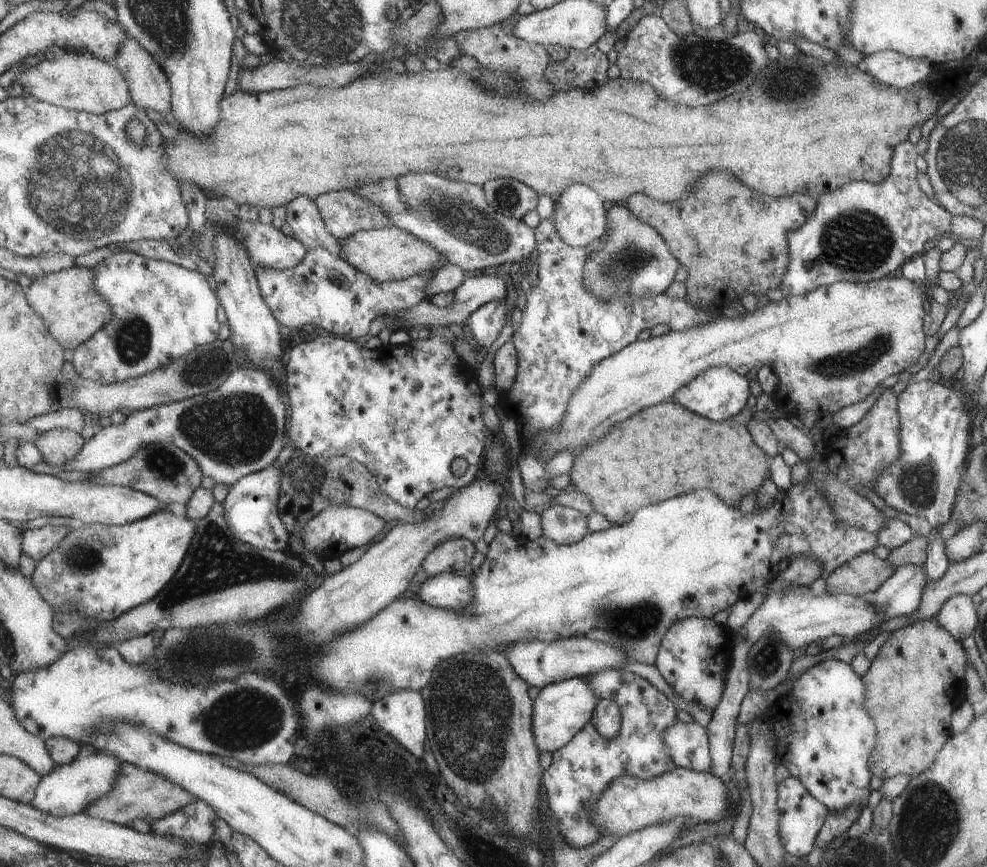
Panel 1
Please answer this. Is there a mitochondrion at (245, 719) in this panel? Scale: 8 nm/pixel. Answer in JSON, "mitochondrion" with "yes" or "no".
{"mitochondrion":"yes"}

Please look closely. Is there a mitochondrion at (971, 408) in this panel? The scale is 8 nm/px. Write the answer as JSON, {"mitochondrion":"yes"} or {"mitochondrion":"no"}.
{"mitochondrion":"no"}

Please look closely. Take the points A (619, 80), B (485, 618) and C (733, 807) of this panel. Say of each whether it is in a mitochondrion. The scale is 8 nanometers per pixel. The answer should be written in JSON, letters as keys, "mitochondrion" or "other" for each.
{"A":"other","B":"other","C":"other"}

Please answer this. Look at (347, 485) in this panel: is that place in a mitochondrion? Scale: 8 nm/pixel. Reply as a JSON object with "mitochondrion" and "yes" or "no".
{"mitochondrion":"no"}

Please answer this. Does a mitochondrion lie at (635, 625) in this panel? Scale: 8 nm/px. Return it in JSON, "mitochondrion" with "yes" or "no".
{"mitochondrion":"yes"}

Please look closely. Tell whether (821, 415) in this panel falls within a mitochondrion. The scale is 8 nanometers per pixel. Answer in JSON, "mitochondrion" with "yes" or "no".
{"mitochondrion":"no"}

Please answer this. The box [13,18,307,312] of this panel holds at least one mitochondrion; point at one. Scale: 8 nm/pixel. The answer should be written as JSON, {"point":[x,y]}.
{"point":[78,181]}

